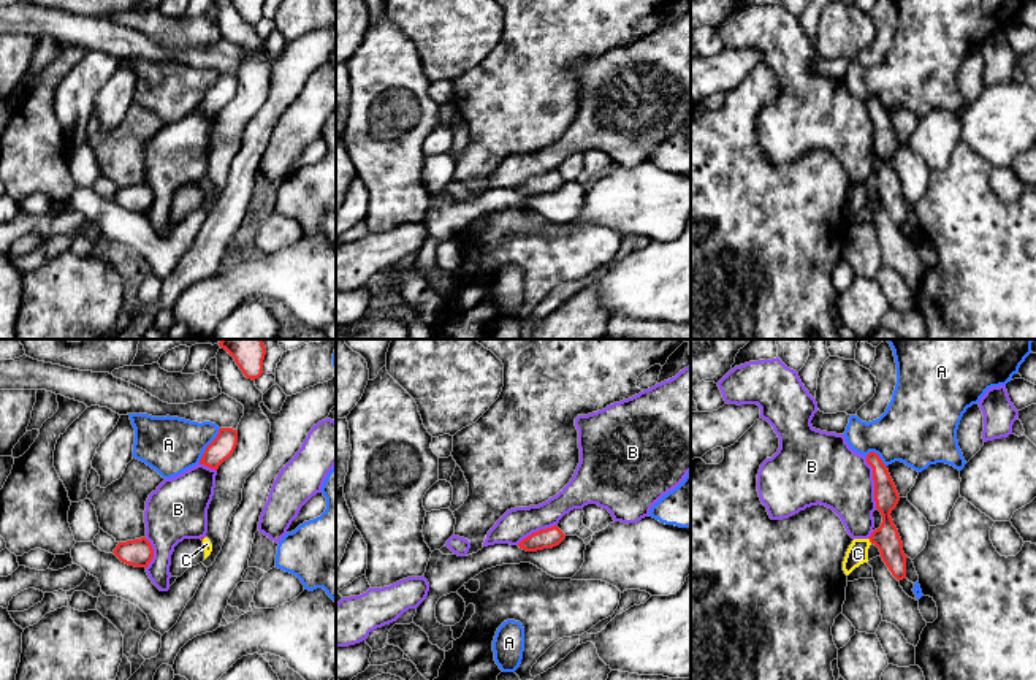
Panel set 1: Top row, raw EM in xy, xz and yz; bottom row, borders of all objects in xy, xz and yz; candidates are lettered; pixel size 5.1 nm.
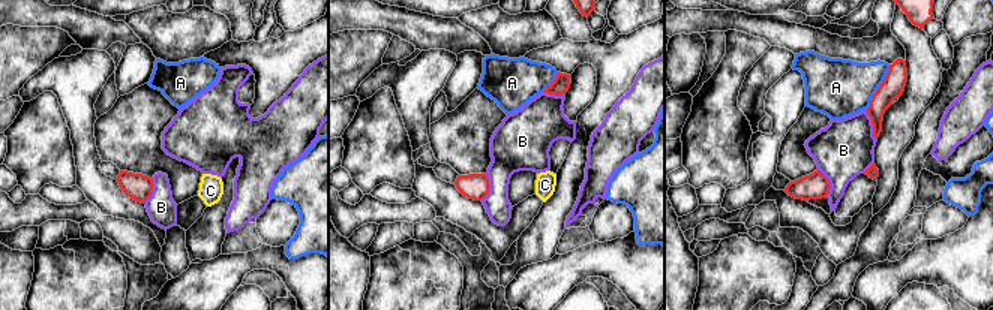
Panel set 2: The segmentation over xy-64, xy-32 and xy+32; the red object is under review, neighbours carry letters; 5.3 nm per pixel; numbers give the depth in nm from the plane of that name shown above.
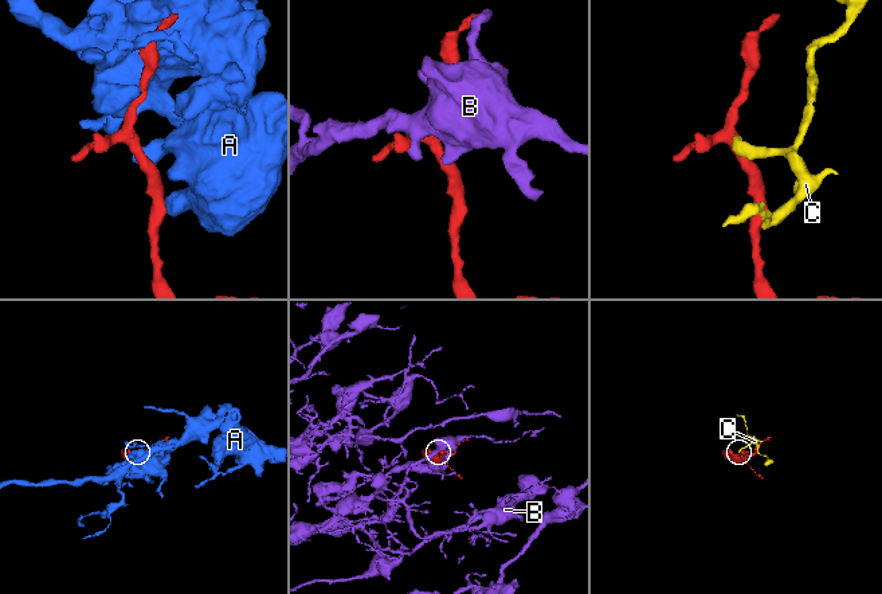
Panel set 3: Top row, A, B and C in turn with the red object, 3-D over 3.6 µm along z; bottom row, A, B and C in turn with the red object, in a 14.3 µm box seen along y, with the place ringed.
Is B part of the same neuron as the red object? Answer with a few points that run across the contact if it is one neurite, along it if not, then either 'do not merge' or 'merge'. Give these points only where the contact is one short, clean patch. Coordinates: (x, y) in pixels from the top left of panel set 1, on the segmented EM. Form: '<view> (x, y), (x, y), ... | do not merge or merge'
do not merge

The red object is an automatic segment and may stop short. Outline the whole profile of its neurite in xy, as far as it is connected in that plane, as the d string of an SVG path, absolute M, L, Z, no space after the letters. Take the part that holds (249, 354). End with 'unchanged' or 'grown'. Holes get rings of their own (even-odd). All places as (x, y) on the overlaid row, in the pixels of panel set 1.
M222 339L219 342L236 361L247 379L258 379L263 374L266 347L263 339Z; unchanged

